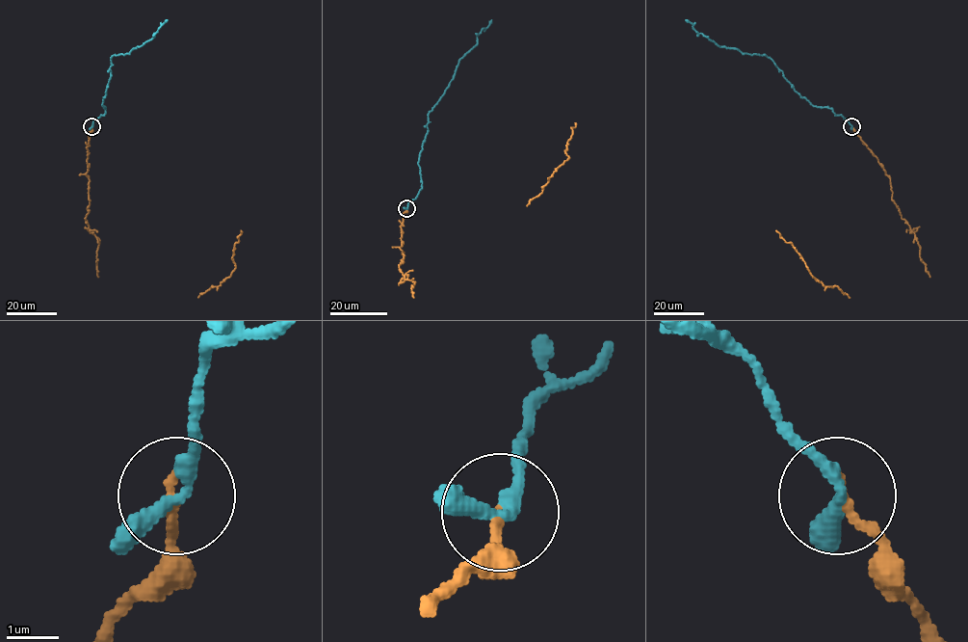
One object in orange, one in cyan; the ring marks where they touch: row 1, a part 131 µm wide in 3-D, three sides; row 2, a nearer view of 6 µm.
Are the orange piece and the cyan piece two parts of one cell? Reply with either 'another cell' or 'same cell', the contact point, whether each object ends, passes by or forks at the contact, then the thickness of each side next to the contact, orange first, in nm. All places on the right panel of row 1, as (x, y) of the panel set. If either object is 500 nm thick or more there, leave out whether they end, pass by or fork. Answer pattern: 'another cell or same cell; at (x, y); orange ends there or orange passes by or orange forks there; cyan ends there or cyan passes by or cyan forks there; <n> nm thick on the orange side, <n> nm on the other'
same cell; at (851, 126); orange ends there; cyan passes by; 190 nm thick on the orange side, 260 nm on the other

